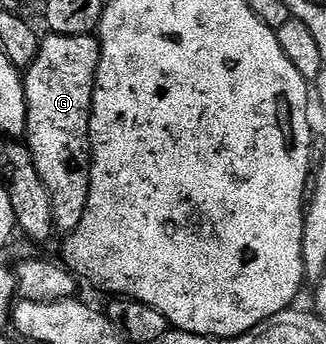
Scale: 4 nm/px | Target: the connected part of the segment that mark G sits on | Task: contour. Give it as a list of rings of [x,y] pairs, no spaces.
[[[92,35],[44,36],[37,59],[23,78],[27,100],[25,143],[37,163],[37,175],[49,191],[55,227],[70,231],[81,223],[91,186],[91,104],[99,66],[99,38]]]

